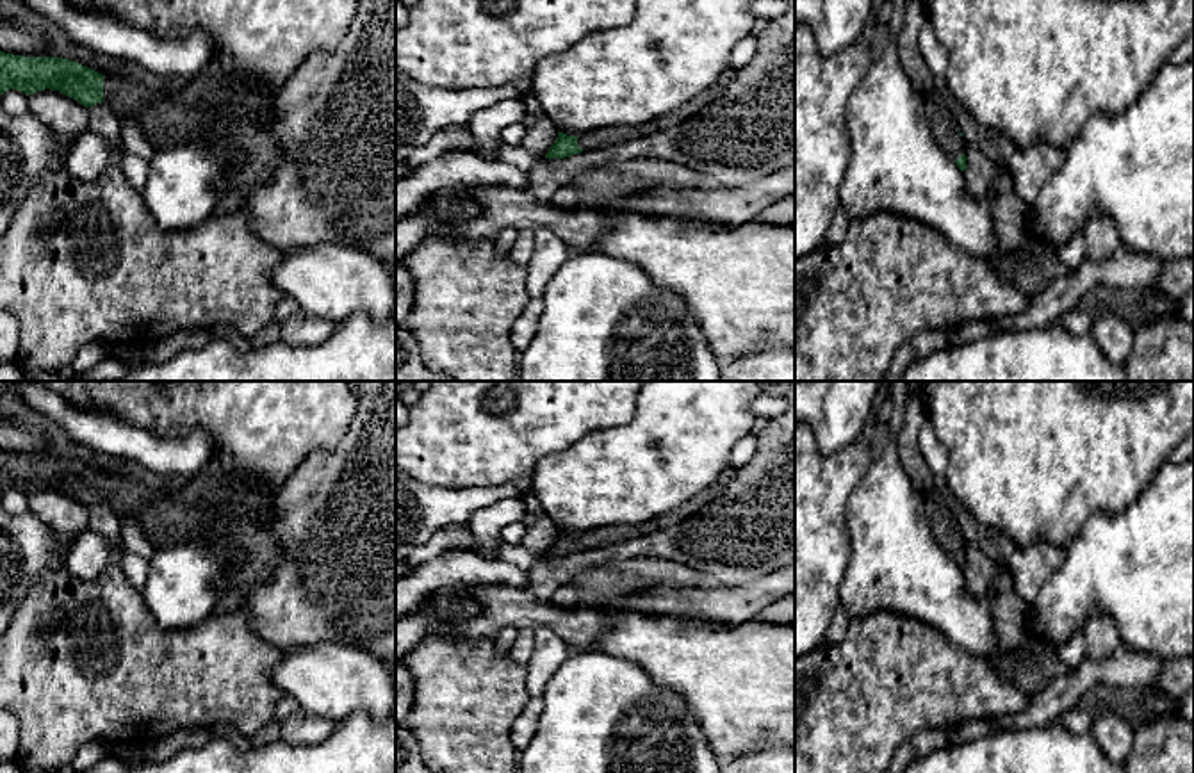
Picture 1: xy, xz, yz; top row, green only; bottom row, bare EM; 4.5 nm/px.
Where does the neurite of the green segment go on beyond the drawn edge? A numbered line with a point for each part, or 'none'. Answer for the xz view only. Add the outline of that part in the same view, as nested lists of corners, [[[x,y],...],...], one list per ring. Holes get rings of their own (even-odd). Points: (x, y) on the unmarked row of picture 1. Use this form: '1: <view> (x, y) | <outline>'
1: xz (601, 537) | [[[716,481],[706,490],[702,490],[699,495],[684,502],[683,506],[670,509],[650,520],[645,520],[642,524],[620,524],[620,525],[611,525],[611,527],[595,527],[590,531],[583,531],[577,534],[577,545],[583,550],[602,549],[602,547],[608,547],[618,541],[627,541],[631,538],[636,538],[652,531],[667,529],[674,525],[675,522],[700,511],[706,504],[713,502],[722,493],[722,490],[724,490],[722,483]]]

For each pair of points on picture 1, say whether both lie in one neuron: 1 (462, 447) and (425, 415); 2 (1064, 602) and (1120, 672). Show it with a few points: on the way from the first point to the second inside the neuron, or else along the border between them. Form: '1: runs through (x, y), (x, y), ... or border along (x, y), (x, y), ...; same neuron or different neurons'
1: runs through (453, 439), (433, 423); same neuron
2: border along (1121, 643), (1152, 652), (1161, 659); different neurons

